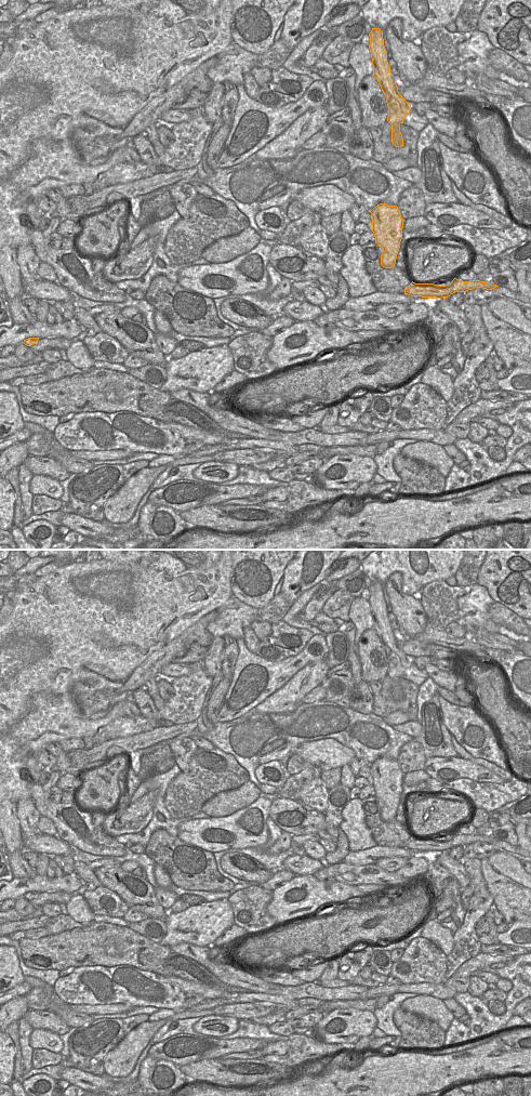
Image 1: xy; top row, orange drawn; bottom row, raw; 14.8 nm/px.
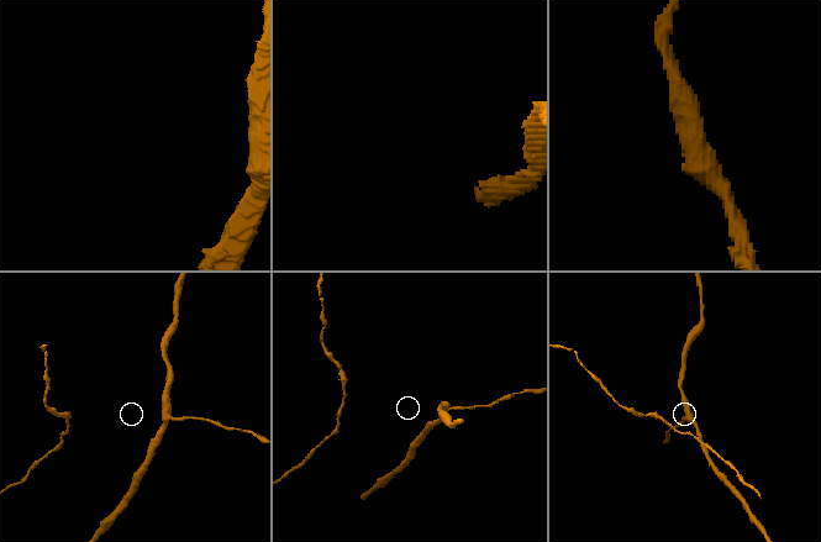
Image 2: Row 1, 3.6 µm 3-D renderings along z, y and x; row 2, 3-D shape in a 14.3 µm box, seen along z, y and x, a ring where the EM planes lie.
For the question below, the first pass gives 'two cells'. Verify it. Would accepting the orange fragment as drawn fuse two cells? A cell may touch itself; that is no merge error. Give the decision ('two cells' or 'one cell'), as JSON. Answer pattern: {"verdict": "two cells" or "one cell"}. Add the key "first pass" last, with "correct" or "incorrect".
{"verdict": "one cell", "first pass": "incorrect"}

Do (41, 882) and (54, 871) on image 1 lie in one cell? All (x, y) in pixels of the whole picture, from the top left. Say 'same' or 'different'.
different

